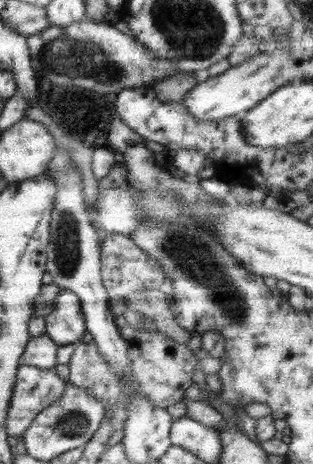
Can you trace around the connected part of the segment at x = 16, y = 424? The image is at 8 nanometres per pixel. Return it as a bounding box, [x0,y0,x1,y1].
[8,364,68,436]

